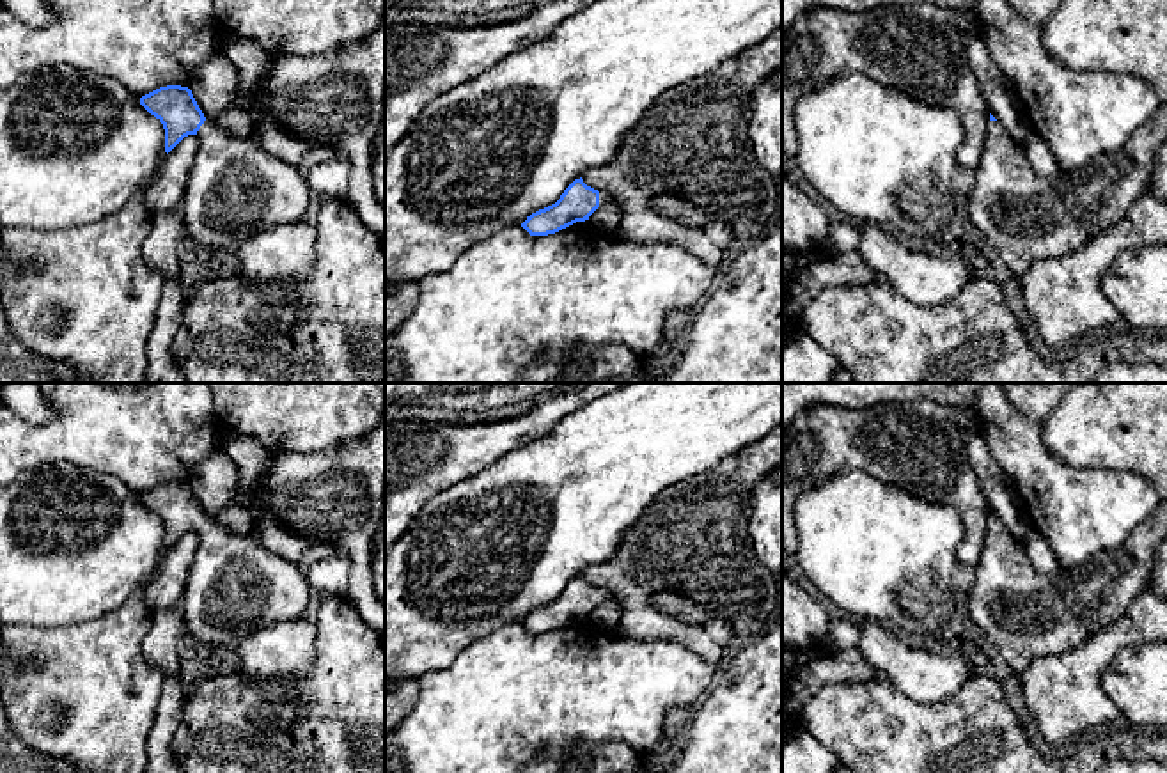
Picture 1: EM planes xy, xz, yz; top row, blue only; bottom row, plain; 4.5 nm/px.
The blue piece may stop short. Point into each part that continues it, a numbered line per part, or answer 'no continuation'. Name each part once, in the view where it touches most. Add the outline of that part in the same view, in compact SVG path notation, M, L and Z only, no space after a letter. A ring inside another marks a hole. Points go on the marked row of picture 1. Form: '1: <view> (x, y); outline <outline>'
1: xy (236, 188); outline M204 121L197 131L199 151L186 177L181 213L188 238L208 248L238 248L245 239L284 223L296 223L312 199L298 168L270 154L257 140L229 135Z

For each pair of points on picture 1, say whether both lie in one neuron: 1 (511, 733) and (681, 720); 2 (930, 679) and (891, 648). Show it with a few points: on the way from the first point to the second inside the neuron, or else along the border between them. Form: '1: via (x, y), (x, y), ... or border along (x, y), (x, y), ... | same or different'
1: border along (689, 704), (667, 713), (662, 736), (653, 749) | different
2: via (921, 674), (900, 656) | same

